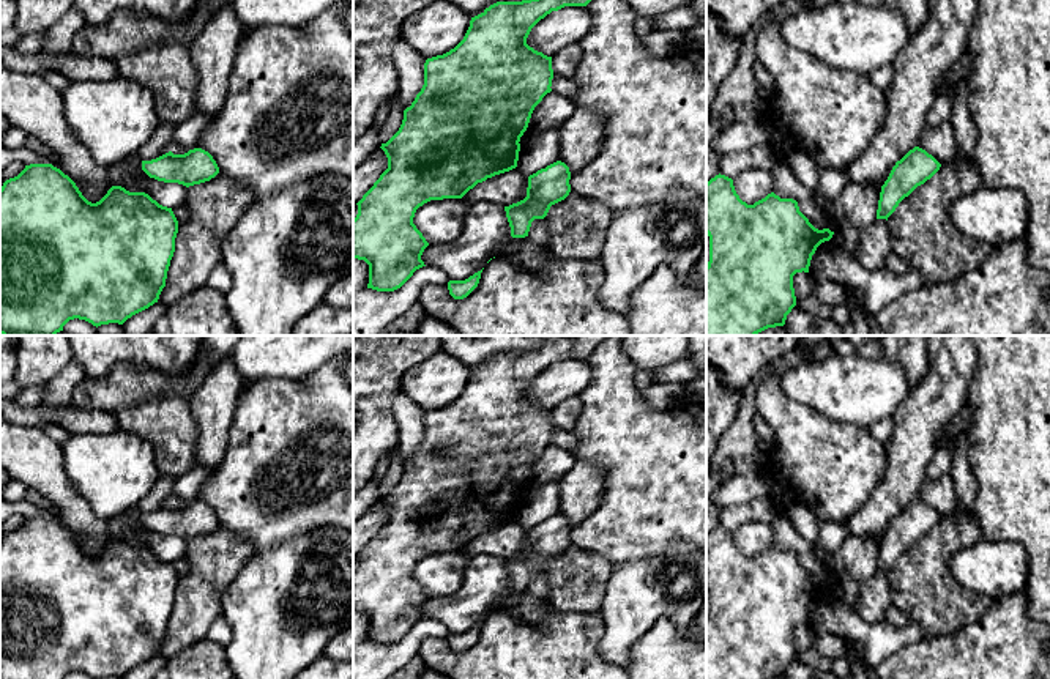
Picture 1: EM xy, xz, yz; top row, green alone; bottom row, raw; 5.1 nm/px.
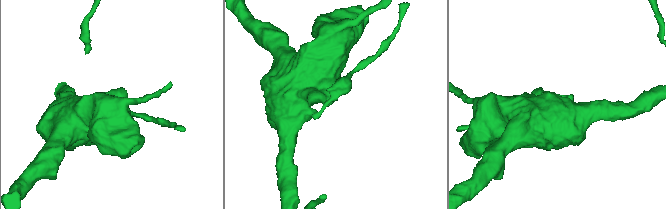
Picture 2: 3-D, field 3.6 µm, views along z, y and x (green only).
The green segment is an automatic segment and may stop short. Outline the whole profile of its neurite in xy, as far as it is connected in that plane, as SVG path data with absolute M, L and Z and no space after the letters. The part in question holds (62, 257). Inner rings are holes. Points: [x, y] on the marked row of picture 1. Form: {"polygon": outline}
{"polygon": "M30 164L0 187L0 334L2 336L55 336L74 318L85 320L93 326L123 325L132 315L158 302L166 287L167 271L175 252L178 221L172 208L159 205L145 192L129 192L121 186L112 186L96 203L88 202L76 183L52 164Z"}

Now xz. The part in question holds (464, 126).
{"polygon": "M522 0L497 2L481 14L471 17L464 39L449 52L427 58L424 63L424 85L410 107L404 110L399 131L382 150L388 158L388 169L356 203L353 219L353 258L369 265L367 288L394 291L400 288L416 269L426 266L421 260L429 246L413 224L415 213L430 200L462 199L478 183L517 167L520 137L528 128L534 107L552 91L552 57L527 44L531 28L552 11L564 6L586 6L591 0Z"}

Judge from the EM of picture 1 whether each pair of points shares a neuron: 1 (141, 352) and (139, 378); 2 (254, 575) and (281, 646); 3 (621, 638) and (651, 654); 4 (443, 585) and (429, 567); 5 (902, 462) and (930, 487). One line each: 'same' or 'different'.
1: different
2: same
3: different
4: same
5: different

